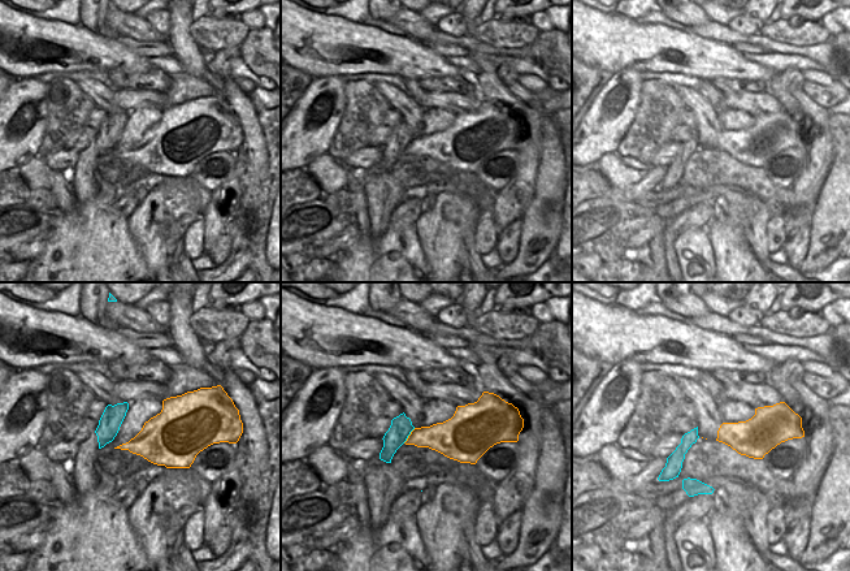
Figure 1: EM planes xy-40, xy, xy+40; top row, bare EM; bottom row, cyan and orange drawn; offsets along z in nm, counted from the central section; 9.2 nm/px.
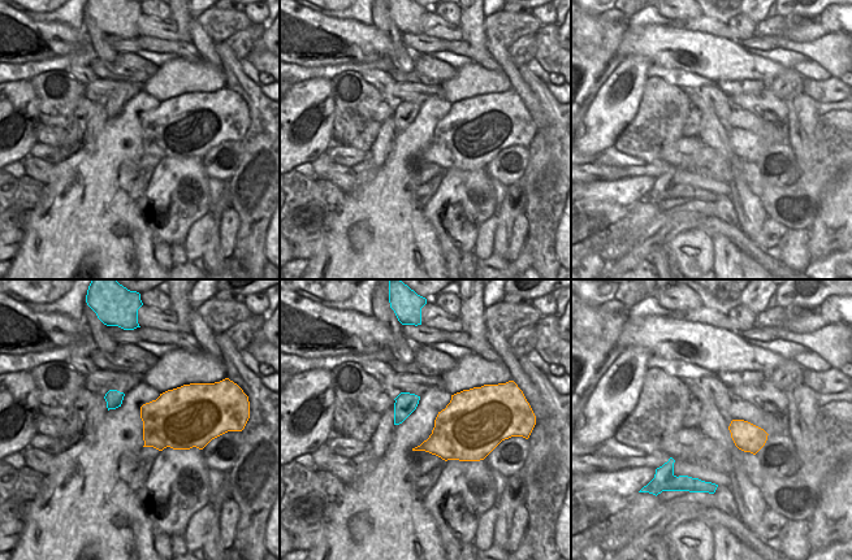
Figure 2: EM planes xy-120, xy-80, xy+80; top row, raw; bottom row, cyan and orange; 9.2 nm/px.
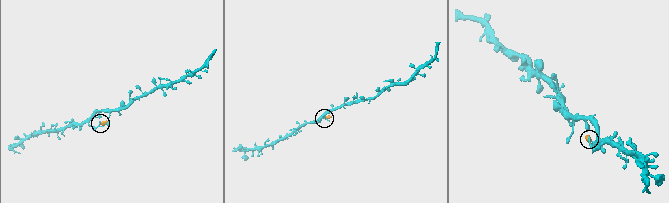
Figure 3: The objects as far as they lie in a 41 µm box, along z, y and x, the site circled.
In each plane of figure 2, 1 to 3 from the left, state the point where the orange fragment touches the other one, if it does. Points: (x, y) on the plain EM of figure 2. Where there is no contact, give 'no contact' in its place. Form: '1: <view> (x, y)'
1: no contact
2: no contact
3: no contact

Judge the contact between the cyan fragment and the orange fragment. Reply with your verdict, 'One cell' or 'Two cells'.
Two cells

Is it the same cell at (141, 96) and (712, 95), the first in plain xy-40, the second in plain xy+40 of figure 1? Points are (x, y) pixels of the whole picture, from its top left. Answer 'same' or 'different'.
different

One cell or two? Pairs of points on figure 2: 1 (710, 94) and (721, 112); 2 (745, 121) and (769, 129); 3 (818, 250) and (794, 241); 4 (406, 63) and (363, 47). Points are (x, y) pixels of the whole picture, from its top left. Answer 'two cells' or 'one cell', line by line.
1: one cell
2: one cell
3: two cells
4: two cells

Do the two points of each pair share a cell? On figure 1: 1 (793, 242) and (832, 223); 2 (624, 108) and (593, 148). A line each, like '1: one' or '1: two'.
1: two
2: one

